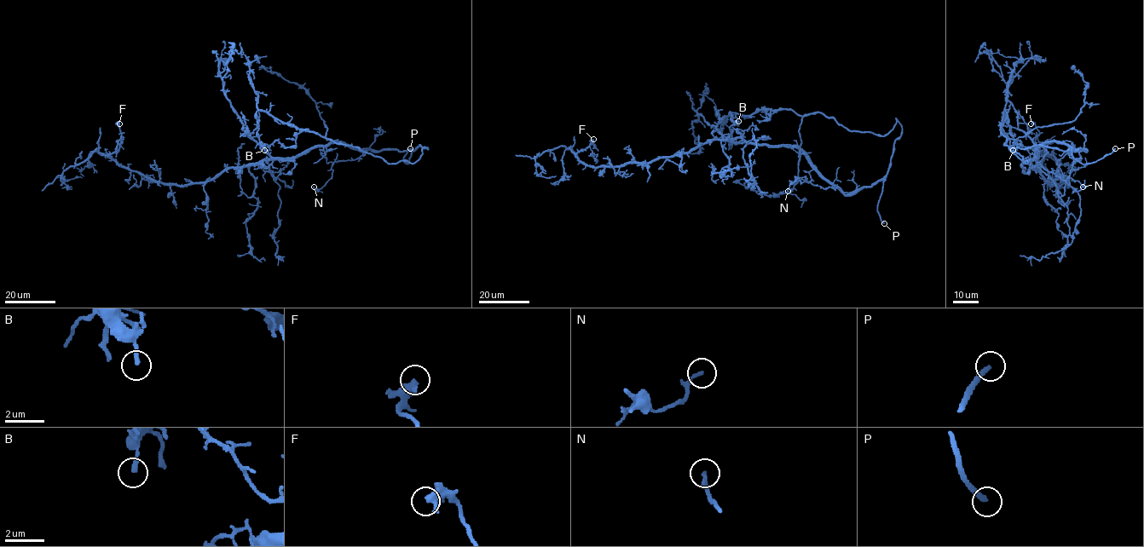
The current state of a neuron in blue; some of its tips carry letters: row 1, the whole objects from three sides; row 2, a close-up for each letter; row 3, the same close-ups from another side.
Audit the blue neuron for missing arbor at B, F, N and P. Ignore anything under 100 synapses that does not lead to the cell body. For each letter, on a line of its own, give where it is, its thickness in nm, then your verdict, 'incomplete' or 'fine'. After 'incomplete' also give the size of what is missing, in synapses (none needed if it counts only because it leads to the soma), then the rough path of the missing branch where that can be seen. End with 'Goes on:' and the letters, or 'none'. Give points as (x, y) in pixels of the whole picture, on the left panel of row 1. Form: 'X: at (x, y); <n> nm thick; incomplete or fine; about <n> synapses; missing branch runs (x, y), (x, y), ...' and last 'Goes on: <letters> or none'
B: at (264, 150); 200 nm thick; fine
F: at (119, 123); 320 nm thick; fine
N: at (314, 187); 190 nm thick; fine
P: at (410, 148); 300 nm thick; incomplete
Goes on: P

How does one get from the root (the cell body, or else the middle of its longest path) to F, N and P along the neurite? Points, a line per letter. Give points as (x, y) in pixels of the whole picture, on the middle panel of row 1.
F: (840, 190), (795, 147), (713, 139), (645, 163), (590, 167), (576, 153), (594, 147), (593, 139)
N: (840, 190), (839, 187), (823, 188), (805, 180), (806, 177), (800, 177), (789, 185), (788, 191)
P: (840, 190), (846, 194), (854, 194), (863, 187), (871, 187), (885, 180), (877, 208), (884, 223)

